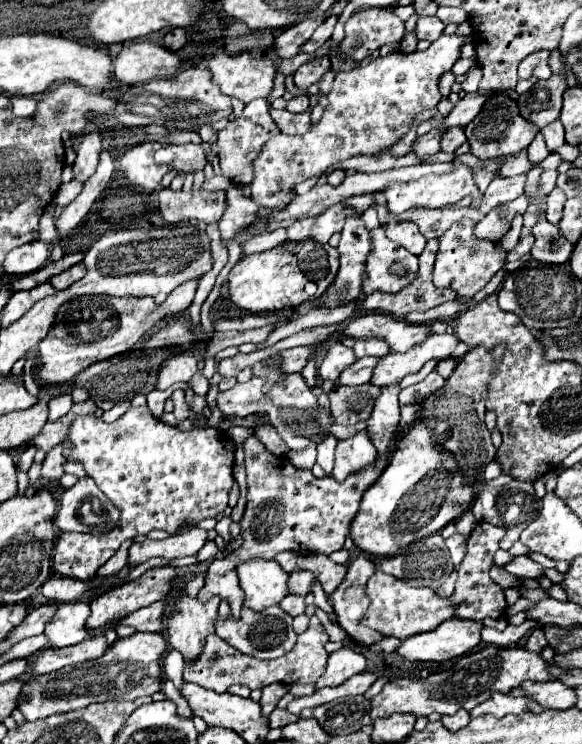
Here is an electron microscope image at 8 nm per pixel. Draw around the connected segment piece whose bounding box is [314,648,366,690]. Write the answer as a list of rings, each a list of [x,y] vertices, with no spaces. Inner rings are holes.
[[[340,648],[328,656],[328,664],[324,674],[316,680],[314,688],[320,690],[324,686],[338,686],[346,682],[350,676],[360,674],[366,666],[366,660],[362,654],[350,650],[350,648]]]

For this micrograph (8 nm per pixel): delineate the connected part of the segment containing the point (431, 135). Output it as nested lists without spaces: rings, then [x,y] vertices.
[[[436,128],[436,130],[430,130],[426,136],[422,136],[420,140],[416,140],[416,142],[414,142],[414,154],[416,154],[418,158],[422,158],[422,160],[438,154],[438,152],[442,150],[442,148],[440,148],[440,140],[442,140],[444,132],[446,132],[446,130],[440,130],[440,132],[438,132],[438,128]]]

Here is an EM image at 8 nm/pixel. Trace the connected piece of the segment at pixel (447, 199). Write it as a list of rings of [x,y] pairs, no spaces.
[[[458,164],[458,168],[448,174],[429,174],[420,178],[420,180],[412,180],[408,184],[390,184],[390,188],[384,190],[384,196],[386,196],[386,202],[388,202],[388,210],[394,212],[394,214],[402,214],[412,206],[428,209],[444,207],[446,204],[454,204],[454,202],[462,200],[464,196],[472,196],[472,206],[478,206],[482,192],[474,184],[472,171]]]

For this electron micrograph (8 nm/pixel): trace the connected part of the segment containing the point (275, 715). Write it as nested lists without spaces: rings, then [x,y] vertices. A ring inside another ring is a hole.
[[[276,708],[276,710],[270,714],[270,728],[284,728],[286,724],[292,724],[292,722],[296,722],[296,720],[298,720],[296,714],[290,714],[288,710]]]

